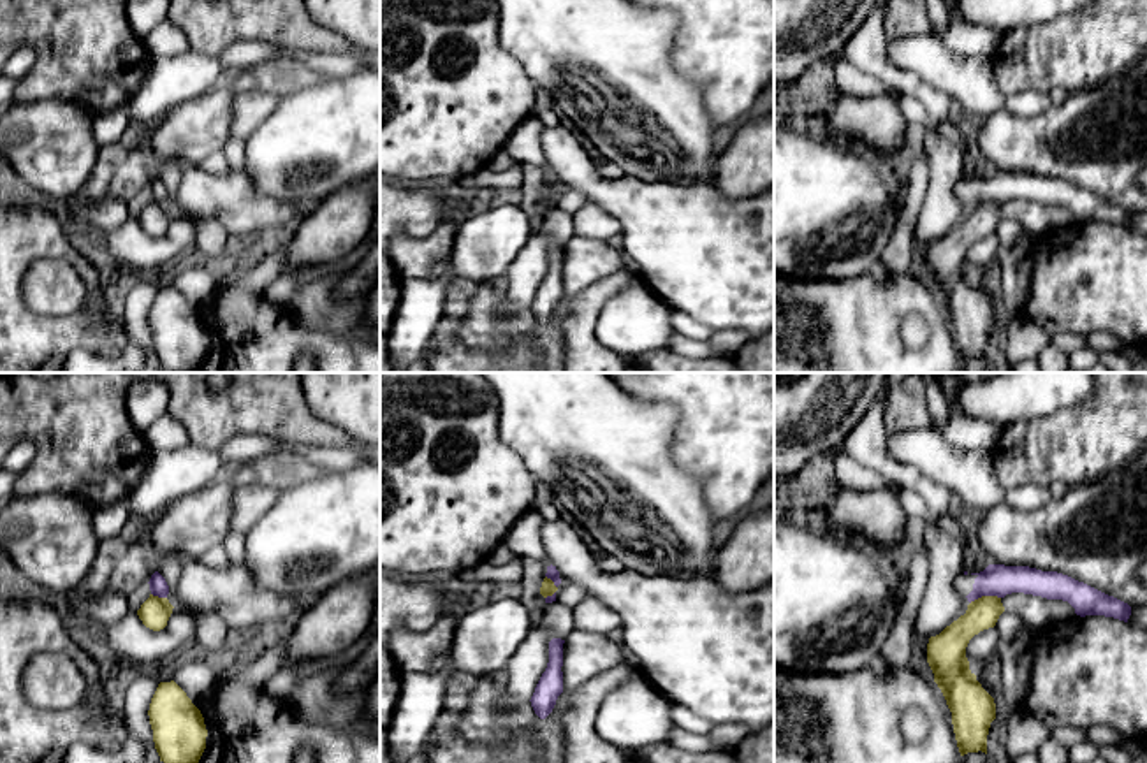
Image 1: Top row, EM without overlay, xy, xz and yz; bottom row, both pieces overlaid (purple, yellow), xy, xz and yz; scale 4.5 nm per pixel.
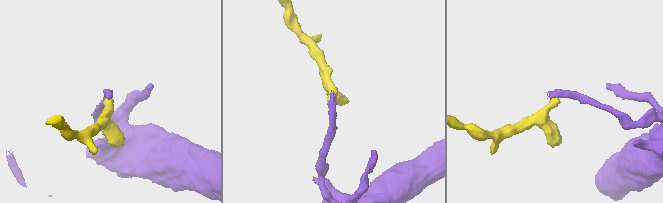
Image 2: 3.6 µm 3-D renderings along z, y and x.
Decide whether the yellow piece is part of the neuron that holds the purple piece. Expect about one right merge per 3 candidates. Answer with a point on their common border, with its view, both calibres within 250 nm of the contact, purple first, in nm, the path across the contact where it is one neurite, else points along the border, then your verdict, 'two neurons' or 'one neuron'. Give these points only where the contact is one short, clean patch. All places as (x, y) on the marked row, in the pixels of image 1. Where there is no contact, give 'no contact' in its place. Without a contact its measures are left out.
contact yz (984, 595); calibres 140 and 140 nm; border yz (1000, 596), (978, 596), (970, 603); two neurons

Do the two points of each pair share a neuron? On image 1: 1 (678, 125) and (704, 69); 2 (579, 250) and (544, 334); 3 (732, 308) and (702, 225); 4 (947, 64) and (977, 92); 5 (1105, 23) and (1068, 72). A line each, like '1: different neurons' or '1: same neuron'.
1: different neurons
2: same neuron
3: same neuron
4: same neuron
5: same neuron

